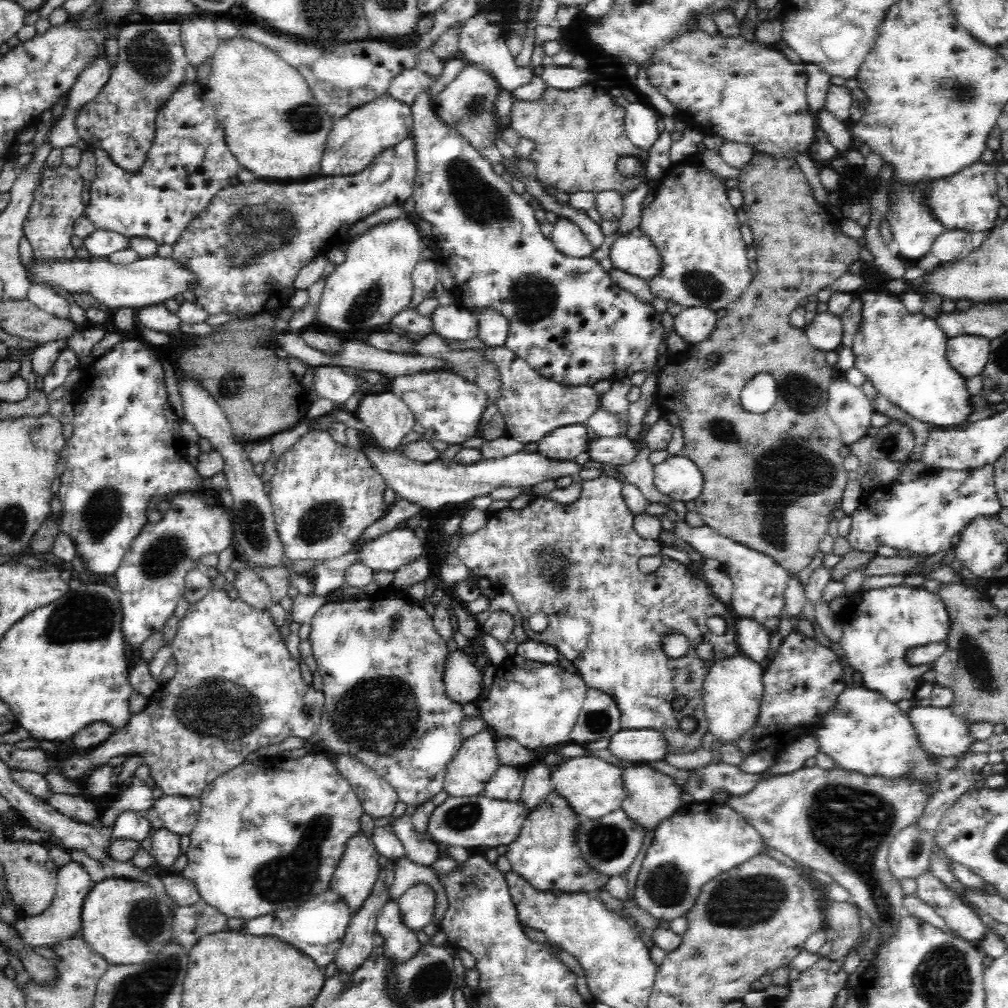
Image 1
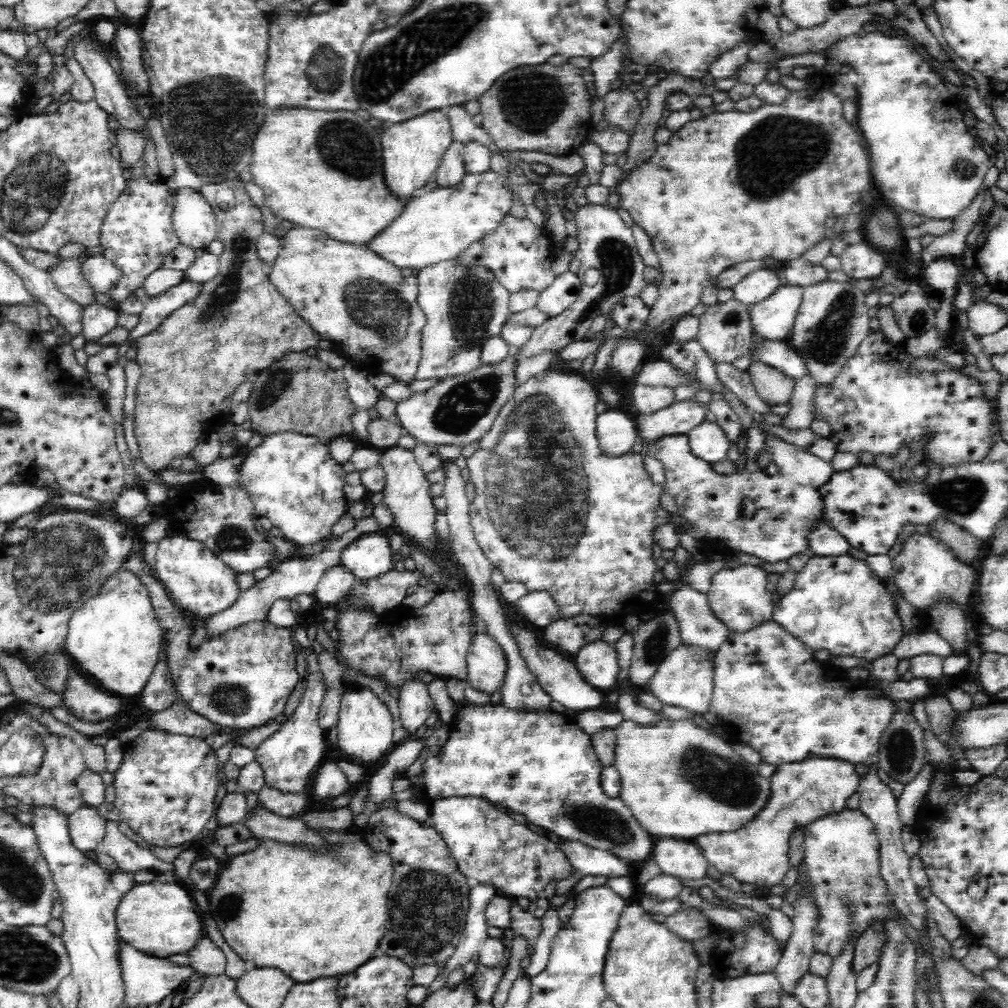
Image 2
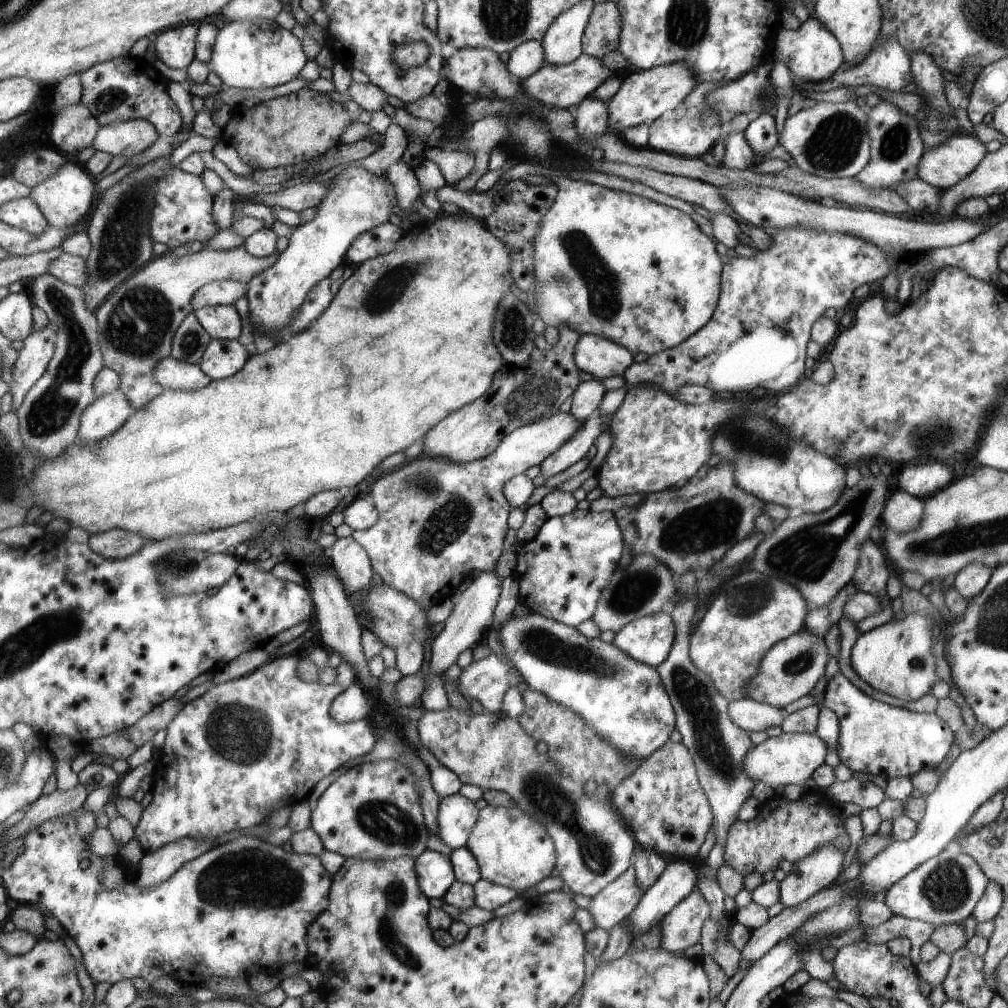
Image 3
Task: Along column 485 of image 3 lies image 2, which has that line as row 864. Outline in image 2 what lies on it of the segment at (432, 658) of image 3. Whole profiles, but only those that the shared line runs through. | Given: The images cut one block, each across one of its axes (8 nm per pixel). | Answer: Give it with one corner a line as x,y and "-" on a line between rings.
558,837
557,847
565,853
570,864
582,876
631,876
633,865
620,860
608,851
598,850
578,841

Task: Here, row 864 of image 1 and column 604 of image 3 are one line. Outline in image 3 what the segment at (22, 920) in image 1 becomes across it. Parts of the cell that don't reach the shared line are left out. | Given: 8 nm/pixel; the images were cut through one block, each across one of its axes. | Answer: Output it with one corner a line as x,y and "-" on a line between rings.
581,53
573,62
566,65
543,64
536,73
530,77
521,79
520,87
525,95
529,95
537,103
551,104
557,109
566,109
568,106
575,106
591,94
595,88
608,76
614,74
608,69
598,57

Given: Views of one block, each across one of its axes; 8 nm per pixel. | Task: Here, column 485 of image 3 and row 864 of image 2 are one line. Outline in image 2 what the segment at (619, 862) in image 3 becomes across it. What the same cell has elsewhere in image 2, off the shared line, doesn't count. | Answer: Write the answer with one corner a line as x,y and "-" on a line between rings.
810,757
794,763
776,765
774,773
769,777
769,798
764,807
738,830
708,833
693,840
708,859
708,862
722,875
730,876
738,884
754,883
759,887
776,886
782,883
789,869
789,840
792,832
804,830
808,824
822,817
842,812
846,809
848,798
860,788
860,777
856,767
849,761
834,760
833,757

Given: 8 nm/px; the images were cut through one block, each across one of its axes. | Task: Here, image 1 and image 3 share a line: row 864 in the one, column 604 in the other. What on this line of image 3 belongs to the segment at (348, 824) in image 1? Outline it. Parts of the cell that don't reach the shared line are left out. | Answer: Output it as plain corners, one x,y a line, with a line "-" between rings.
561,177
556,185
558,191
554,196
554,201
538,222
538,229
534,238
532,267
537,289
527,293
529,300
531,300
530,306
536,310
535,317
540,318
545,326
549,325
558,330
559,325
567,325
580,335
591,333
601,335
607,340
611,339
629,349
634,355
638,352
652,355
679,345
685,338
696,333
712,317
720,294
719,274
723,274
721,272
721,260
715,252
715,244
697,228
697,224
691,220
691,217
683,211
679,212
678,209
671,208
671,206
667,208
666,205
645,197
608,189
582,180
574,181
567,177

